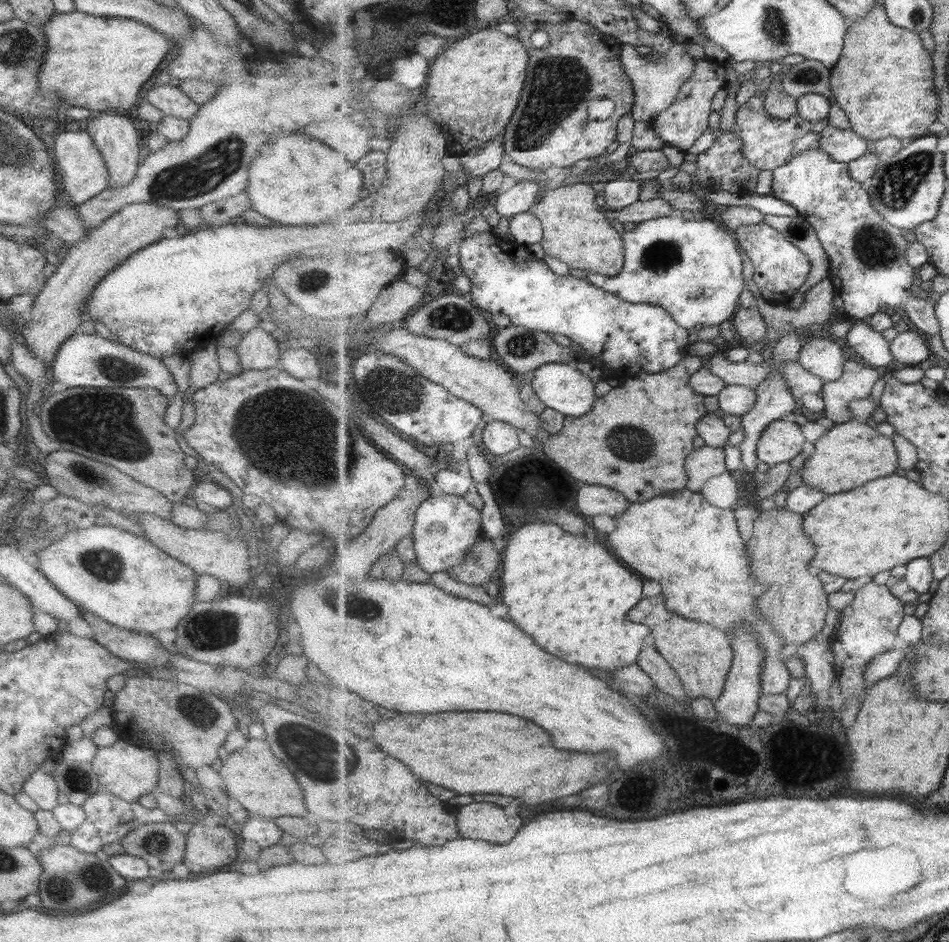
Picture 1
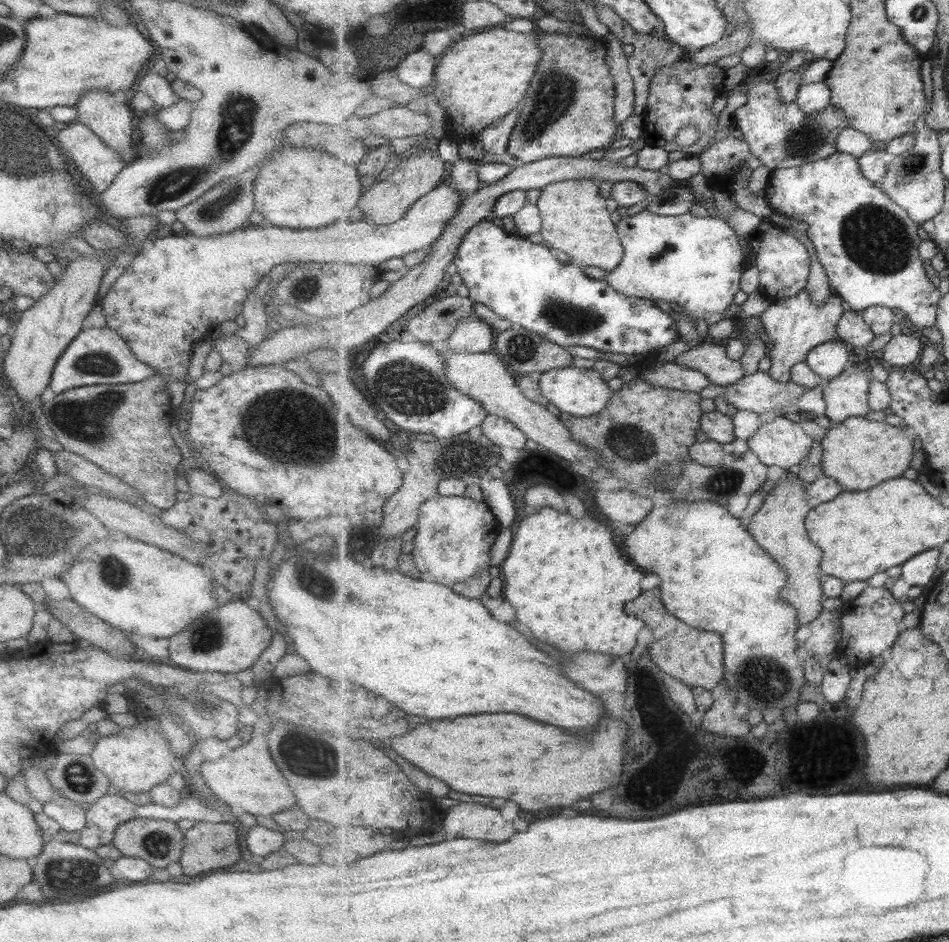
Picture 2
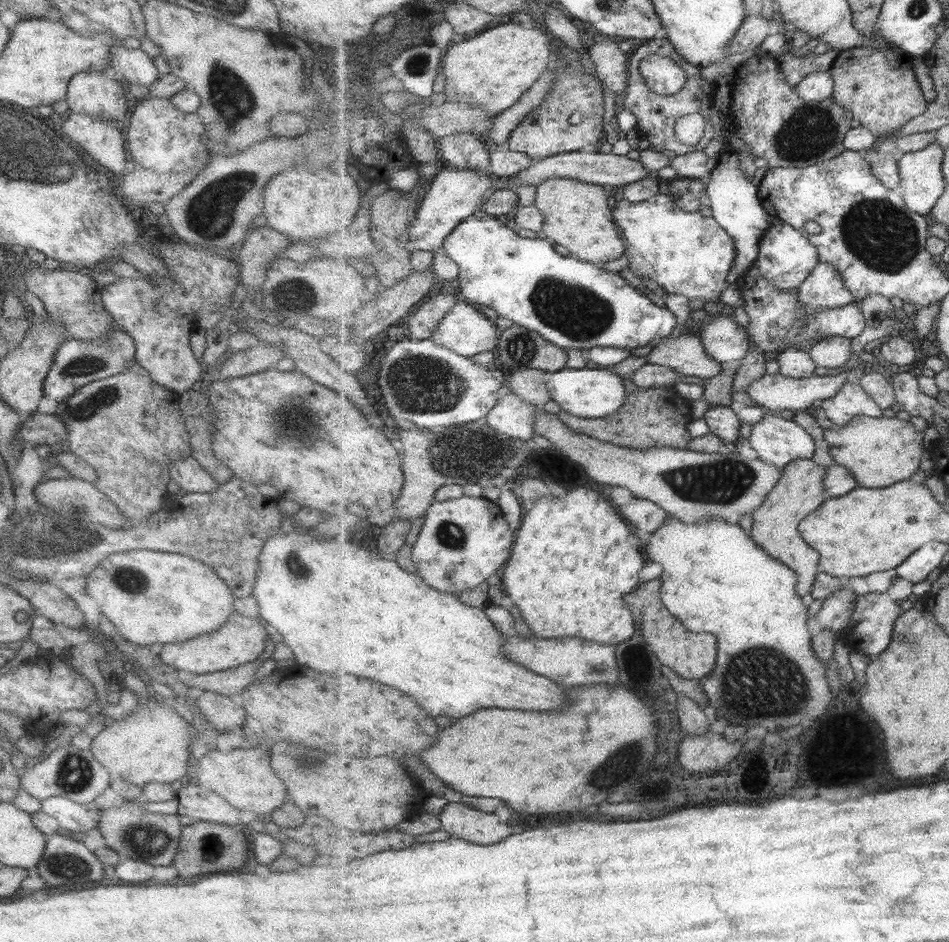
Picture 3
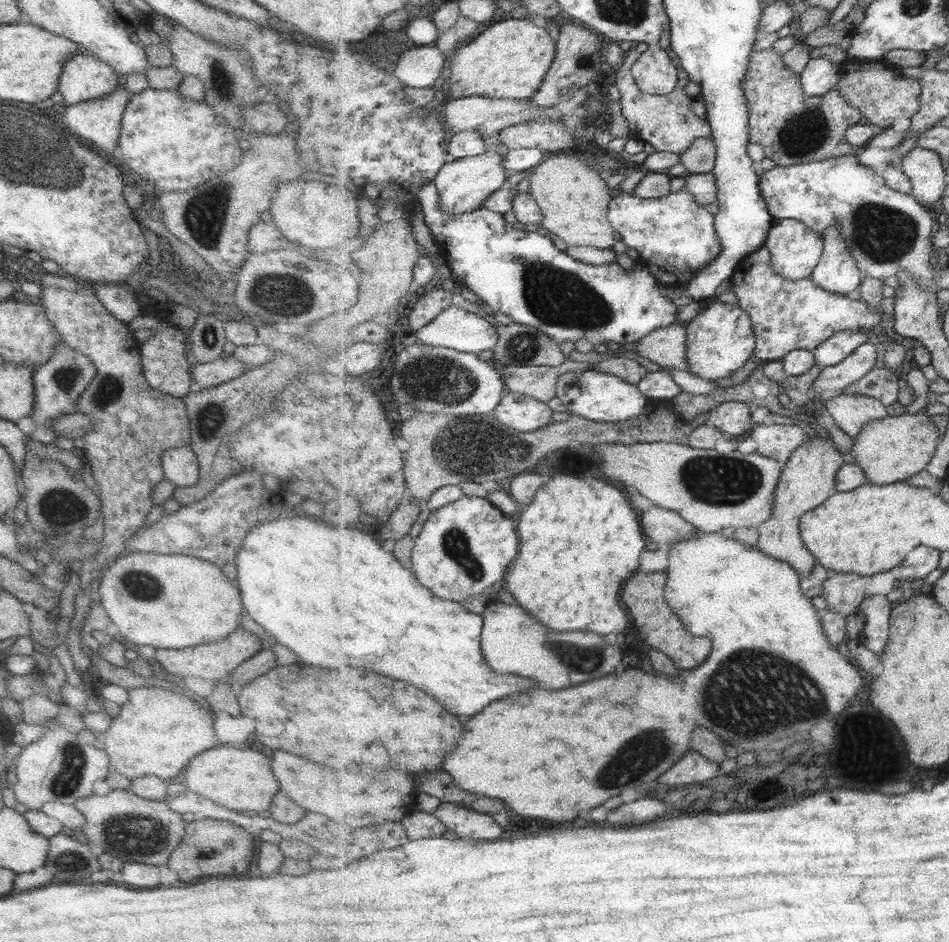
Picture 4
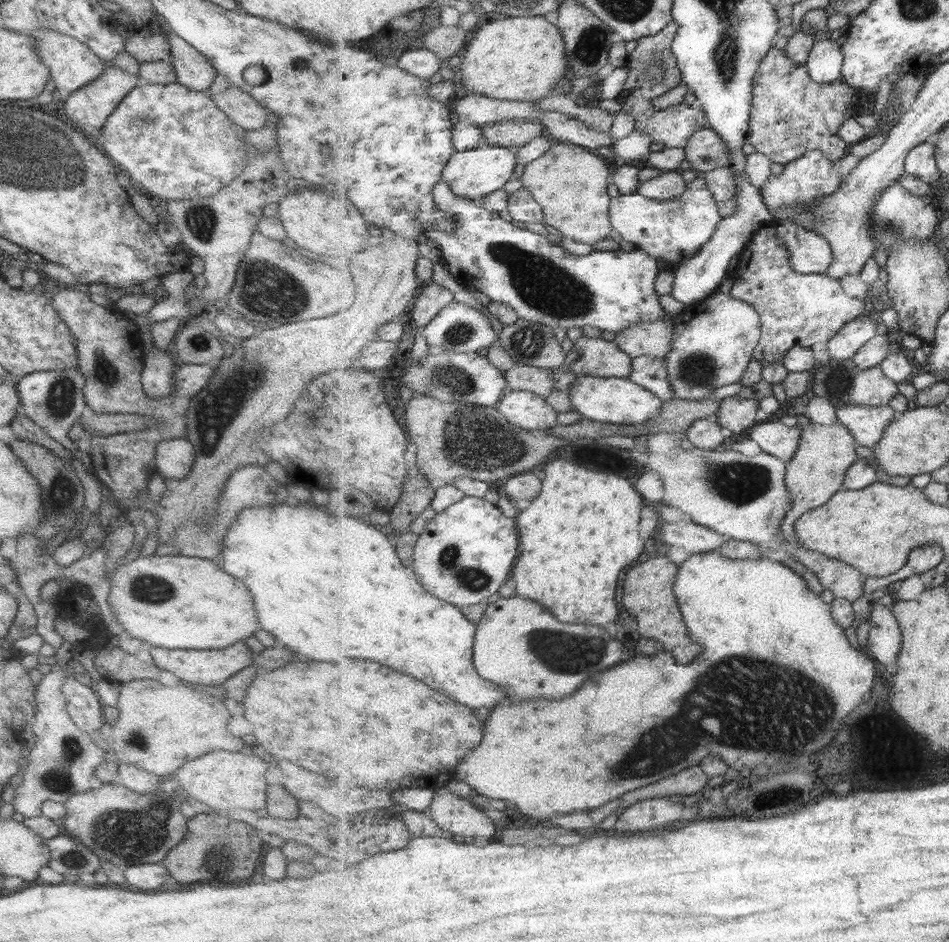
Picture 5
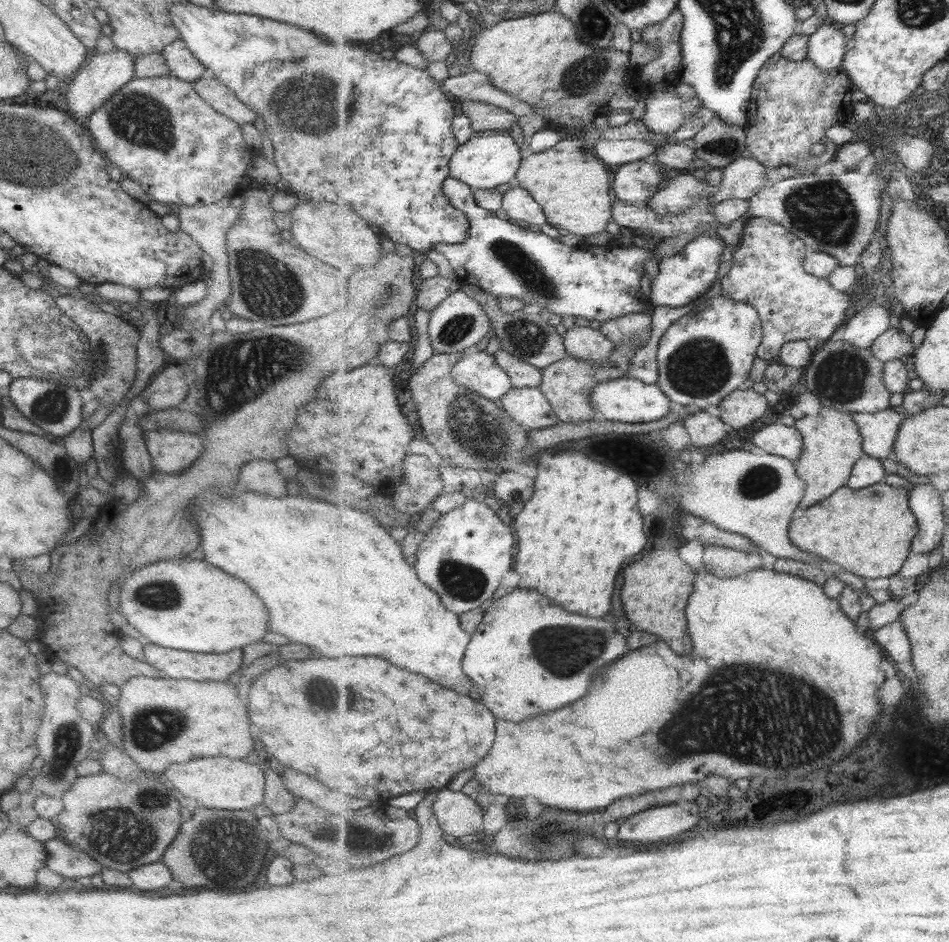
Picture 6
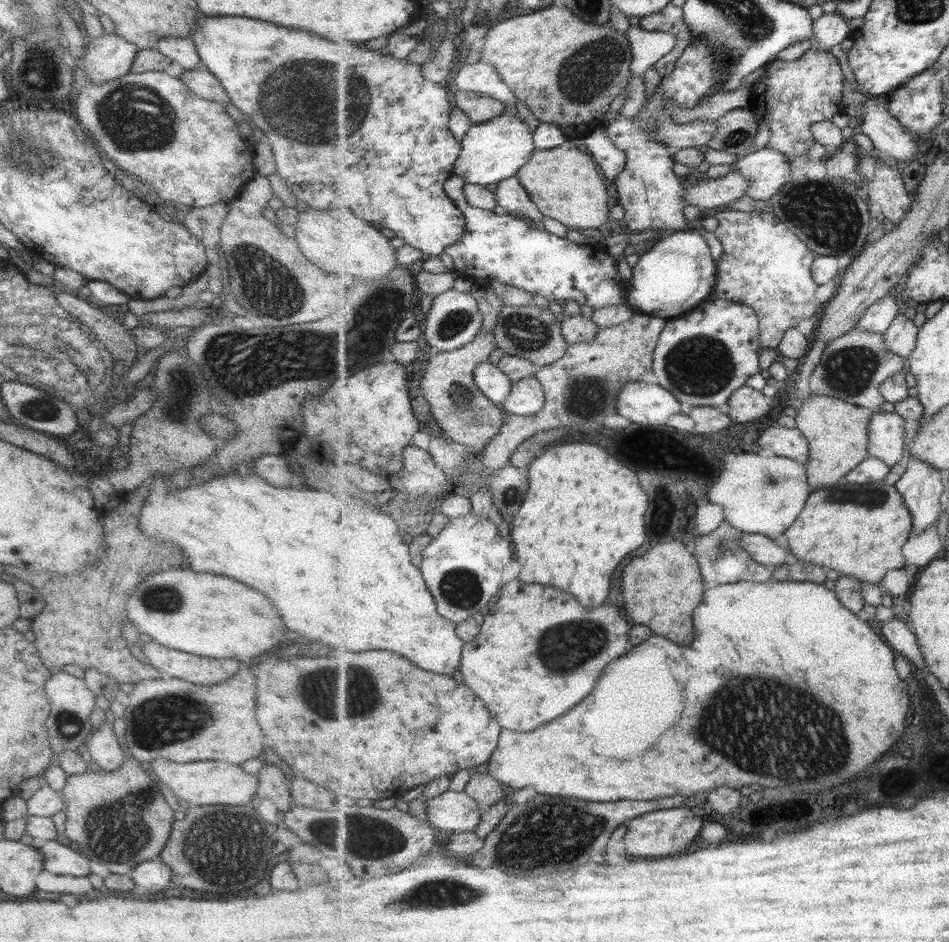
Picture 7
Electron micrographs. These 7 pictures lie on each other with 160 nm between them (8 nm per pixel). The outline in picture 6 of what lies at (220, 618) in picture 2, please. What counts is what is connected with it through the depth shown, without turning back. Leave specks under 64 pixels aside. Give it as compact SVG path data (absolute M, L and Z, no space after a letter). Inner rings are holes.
M143 641L144 661L166 678L227 680L241 664L241 648L221 654L195 654Z

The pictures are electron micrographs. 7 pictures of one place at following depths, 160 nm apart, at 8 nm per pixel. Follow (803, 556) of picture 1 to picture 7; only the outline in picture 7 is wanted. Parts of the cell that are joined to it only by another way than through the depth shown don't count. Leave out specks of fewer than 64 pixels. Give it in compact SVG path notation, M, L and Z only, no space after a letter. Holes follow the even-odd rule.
M811 394L810 399L805 401L802 407L797 410L795 417L797 428L805 433L810 442L811 455L806 467L808 468L808 481L813 491L819 487L839 484L841 480L845 480L849 471L857 468L857 466L870 456L870 424L872 424L872 418L876 413L873 409L865 408L860 404L853 404L834 396L819 396L816 394Z

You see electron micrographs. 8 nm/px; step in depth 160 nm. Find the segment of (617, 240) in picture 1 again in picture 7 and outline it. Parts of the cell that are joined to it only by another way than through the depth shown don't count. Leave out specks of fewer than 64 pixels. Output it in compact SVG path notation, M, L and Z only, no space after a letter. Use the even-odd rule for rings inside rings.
M571 140L551 150L536 149L533 158L518 172L522 185L527 189L531 200L539 207L544 216L555 219L570 229L596 229L603 226L609 214L609 196L613 188L600 170L600 165L590 153L585 153L576 148Z

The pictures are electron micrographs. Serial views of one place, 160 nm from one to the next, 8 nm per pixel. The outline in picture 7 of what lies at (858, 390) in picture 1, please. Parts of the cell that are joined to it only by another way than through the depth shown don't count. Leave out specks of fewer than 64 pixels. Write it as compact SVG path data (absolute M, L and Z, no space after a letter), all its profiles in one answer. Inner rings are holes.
M896 411L877 412L870 424L870 456L884 460L889 466L897 466L908 449L909 434L905 430L905 418Z

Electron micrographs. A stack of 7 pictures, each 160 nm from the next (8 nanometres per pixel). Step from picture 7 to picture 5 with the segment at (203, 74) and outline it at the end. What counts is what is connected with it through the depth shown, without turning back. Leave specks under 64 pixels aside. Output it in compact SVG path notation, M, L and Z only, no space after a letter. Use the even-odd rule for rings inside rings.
M231 85L216 94L210 94L210 97L231 122L245 131L263 127L268 111L239 87Z

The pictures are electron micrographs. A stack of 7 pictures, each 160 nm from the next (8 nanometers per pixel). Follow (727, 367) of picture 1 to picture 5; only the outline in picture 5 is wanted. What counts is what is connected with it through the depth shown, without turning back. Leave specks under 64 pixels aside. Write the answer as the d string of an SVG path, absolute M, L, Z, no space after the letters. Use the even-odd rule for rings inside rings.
M661 318L653 322L635 323L618 332L614 340L633 359L657 355L665 360L672 347L674 330L673 320Z

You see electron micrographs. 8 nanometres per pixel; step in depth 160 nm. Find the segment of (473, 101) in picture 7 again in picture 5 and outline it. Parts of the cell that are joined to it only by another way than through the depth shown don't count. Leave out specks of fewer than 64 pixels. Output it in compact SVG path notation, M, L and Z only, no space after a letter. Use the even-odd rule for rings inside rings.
M506 118L482 129L483 143L518 150L534 138L546 136L545 126L529 119Z

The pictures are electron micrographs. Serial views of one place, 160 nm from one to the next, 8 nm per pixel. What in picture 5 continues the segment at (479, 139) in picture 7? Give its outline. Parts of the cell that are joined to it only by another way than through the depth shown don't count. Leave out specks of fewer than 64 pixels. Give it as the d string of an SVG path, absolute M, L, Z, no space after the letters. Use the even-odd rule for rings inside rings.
M482 143L471 150L452 155L444 170L444 181L448 182L458 195L480 201L485 195L502 189L514 178L517 163L517 150Z

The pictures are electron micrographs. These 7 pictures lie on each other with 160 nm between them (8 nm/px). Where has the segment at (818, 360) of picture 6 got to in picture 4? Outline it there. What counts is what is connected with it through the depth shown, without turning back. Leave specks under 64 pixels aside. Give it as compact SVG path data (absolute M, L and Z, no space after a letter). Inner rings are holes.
M886 367L874 368L859 382L845 387L843 394L870 396L880 400L885 406L895 404L903 387L899 377L899 373L895 370Z

